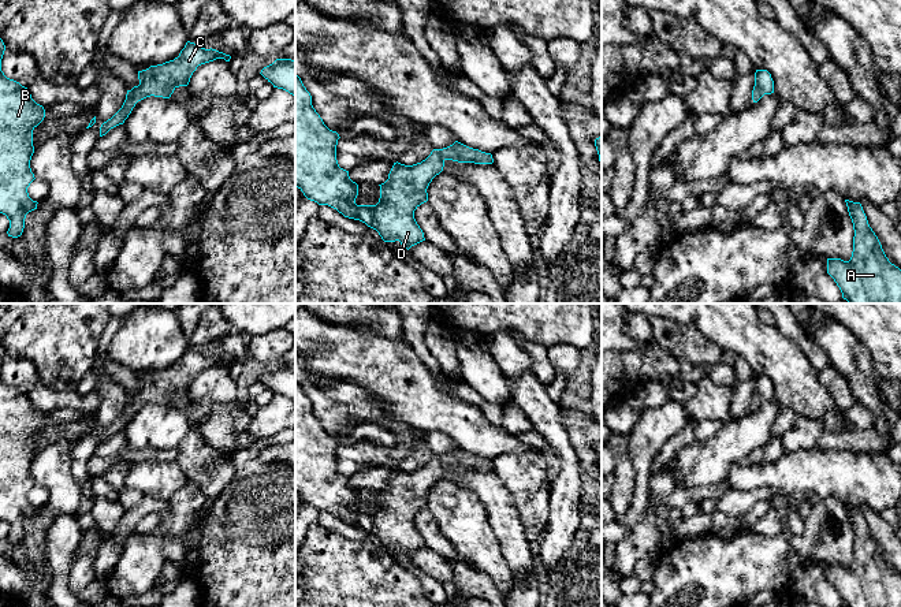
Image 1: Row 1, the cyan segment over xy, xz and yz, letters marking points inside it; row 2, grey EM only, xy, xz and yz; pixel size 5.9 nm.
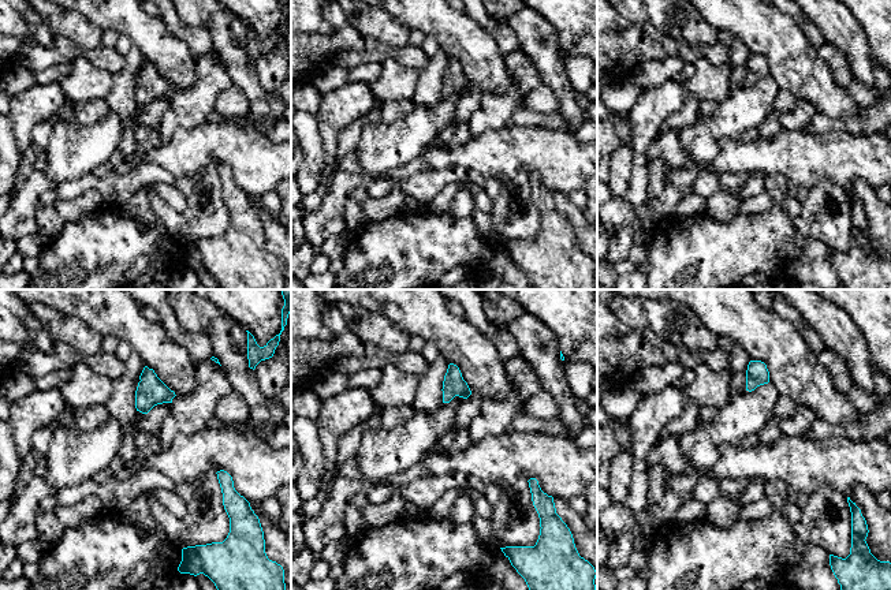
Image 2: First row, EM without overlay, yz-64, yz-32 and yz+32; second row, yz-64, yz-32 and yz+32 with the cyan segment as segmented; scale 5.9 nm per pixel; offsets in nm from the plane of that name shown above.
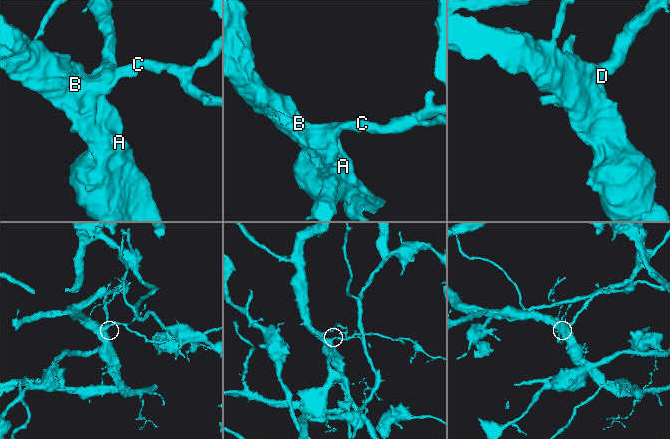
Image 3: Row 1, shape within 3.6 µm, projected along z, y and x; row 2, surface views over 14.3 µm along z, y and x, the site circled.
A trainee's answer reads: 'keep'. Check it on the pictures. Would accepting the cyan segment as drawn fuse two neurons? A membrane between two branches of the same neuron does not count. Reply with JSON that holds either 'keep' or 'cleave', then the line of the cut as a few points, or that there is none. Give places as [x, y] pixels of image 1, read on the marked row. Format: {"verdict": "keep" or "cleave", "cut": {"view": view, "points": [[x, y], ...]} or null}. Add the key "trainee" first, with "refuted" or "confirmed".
{"trainee": "confirmed", "verdict": "keep", "cut": null}

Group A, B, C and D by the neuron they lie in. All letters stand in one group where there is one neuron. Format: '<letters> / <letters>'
A B C D

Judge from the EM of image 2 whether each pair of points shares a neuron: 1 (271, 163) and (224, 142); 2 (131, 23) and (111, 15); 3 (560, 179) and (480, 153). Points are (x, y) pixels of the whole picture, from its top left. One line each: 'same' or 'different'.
1: same
2: same
3: same

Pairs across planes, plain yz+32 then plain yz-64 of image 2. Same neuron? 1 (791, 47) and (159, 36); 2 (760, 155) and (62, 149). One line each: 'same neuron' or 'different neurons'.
1: same neuron
2: different neurons

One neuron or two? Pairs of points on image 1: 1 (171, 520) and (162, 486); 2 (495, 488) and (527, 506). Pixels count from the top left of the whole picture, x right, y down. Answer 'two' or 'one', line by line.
1: two
2: two

